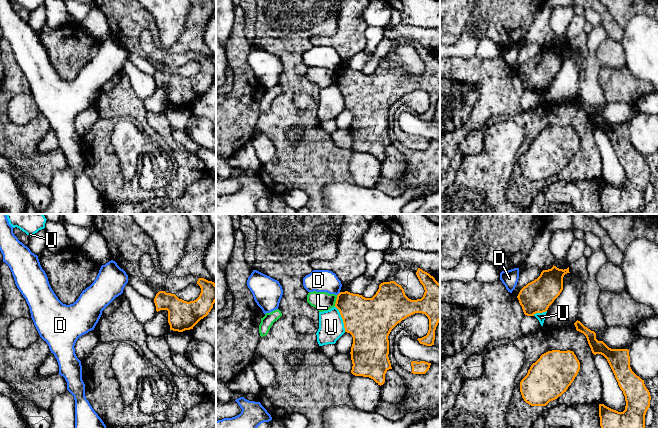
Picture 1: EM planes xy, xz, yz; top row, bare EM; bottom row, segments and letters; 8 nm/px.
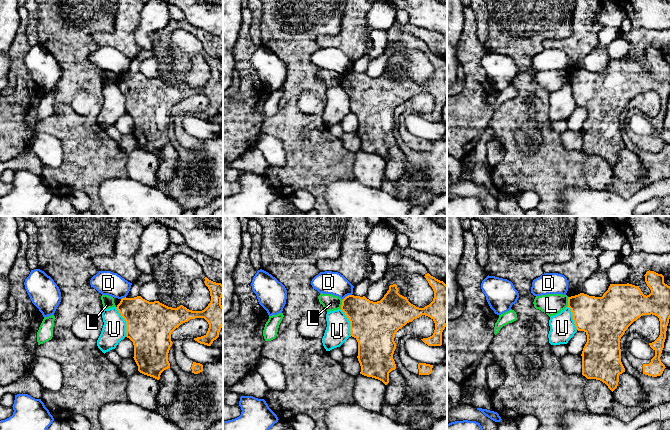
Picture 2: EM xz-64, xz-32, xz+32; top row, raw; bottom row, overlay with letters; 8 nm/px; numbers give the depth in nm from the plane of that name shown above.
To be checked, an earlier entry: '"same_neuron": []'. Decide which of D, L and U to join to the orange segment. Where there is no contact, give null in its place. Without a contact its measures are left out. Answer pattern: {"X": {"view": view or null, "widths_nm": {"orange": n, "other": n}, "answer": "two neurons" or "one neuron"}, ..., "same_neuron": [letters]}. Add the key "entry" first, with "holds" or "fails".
{"entry": "holds", "D": {"view": "xz", "widths_nm": {"orange": 300, "other": 180}, "answer": "two neurons"}, "L": {"view": "xz", "widths_nm": {"orange": 320, "other": 160}, "answer": "two neurons"}, "U": {"view": "xz", "widths_nm": {"orange": 360, "other": 200}, "answer": "two neurons"}, "same_neuron": []}

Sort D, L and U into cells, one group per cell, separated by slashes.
D / L / U

